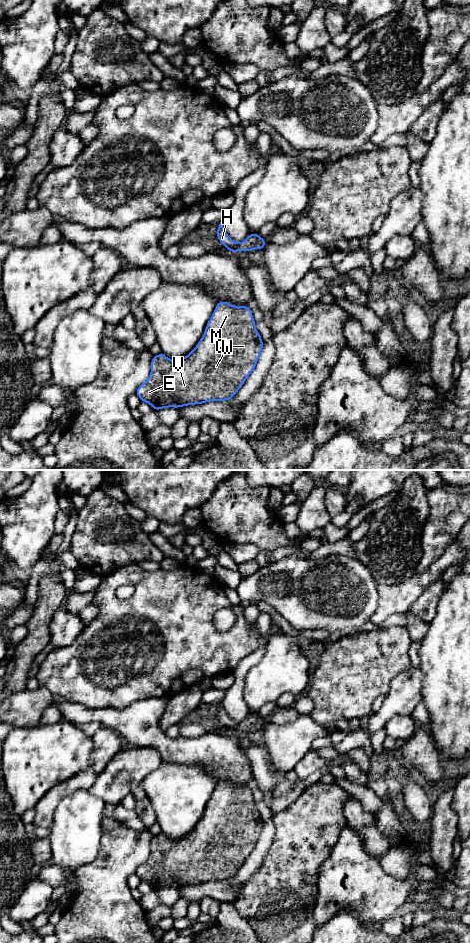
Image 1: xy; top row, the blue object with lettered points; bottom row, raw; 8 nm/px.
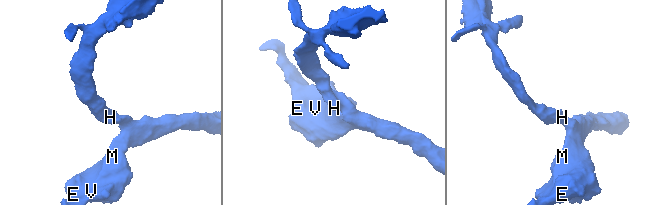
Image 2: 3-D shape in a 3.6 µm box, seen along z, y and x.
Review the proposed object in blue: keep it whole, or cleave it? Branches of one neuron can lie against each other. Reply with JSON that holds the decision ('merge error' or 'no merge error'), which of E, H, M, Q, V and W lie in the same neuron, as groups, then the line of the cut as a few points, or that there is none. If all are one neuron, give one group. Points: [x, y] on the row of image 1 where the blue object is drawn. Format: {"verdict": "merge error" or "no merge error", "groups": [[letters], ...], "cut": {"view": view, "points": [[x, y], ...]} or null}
{"verdict": "no merge error", "groups": [["E", "H", "M", "Q", "V", "W"]], "cut": null}

